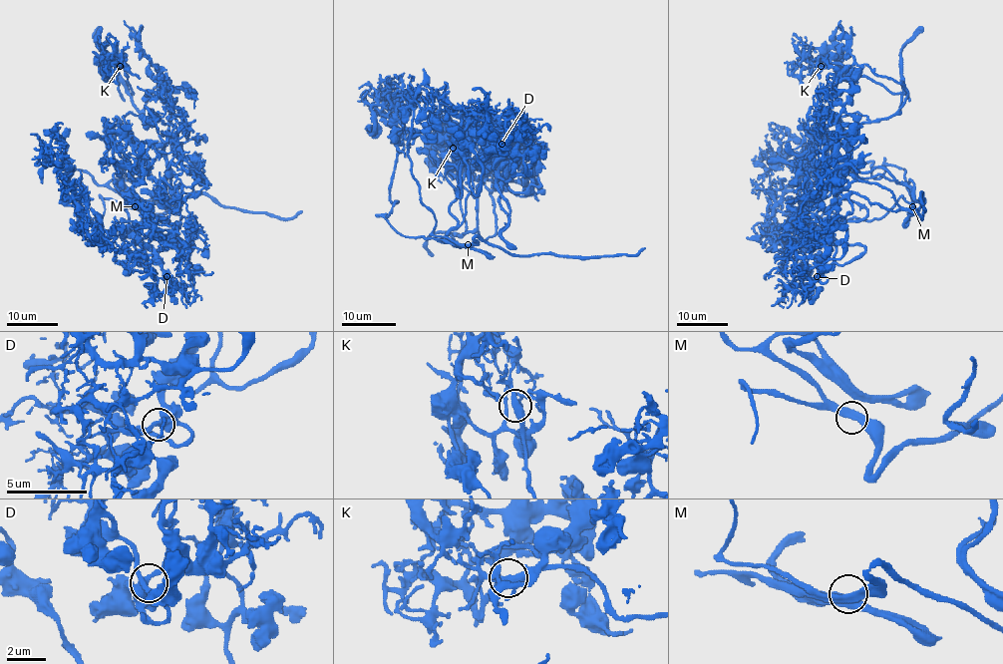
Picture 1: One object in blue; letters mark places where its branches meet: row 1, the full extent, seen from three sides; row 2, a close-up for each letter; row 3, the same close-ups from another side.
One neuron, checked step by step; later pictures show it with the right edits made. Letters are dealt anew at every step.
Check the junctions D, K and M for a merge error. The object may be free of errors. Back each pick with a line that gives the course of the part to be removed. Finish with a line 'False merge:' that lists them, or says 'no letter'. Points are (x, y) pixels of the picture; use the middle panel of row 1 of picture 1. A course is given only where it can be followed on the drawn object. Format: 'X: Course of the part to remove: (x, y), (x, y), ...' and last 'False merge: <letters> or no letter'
False merge: no letter

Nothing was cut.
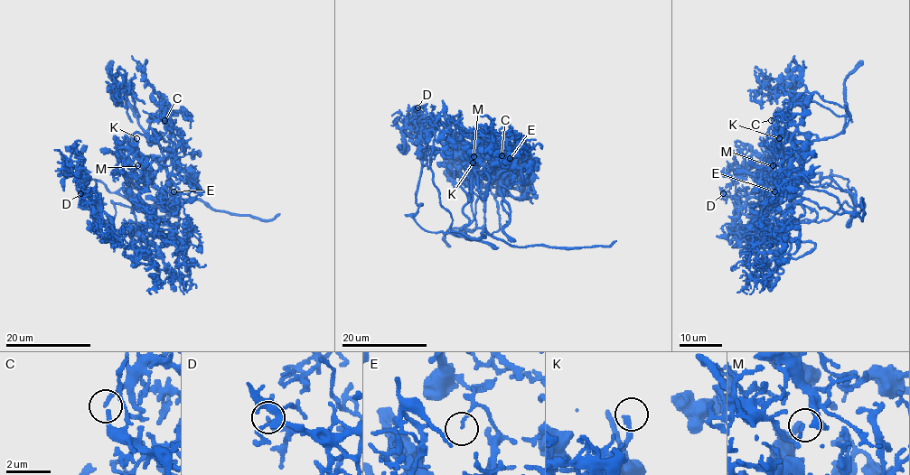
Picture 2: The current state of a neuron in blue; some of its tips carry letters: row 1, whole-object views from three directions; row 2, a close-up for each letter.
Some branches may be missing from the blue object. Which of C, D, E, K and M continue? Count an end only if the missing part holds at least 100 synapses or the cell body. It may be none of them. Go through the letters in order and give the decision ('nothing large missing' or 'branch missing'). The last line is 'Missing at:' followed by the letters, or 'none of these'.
C: nothing large missing
D: nothing large missing
E: nothing large missing
K: branch missing
M: nothing large missing
Missing at: K

